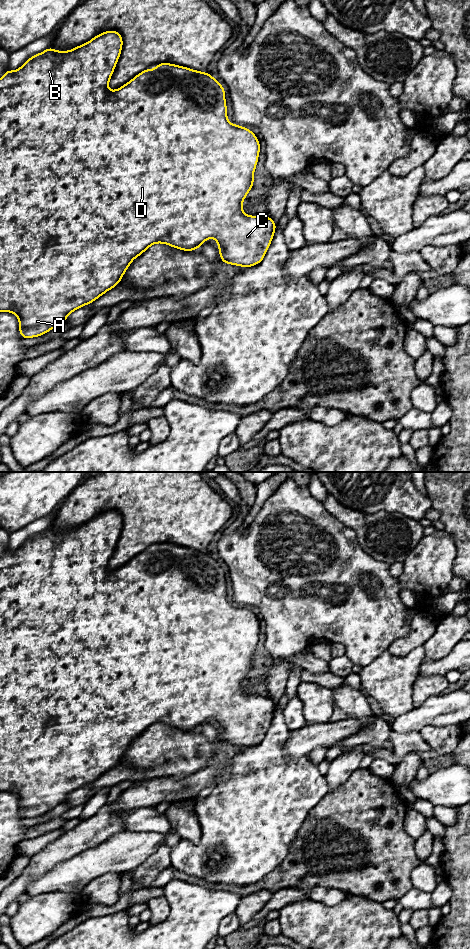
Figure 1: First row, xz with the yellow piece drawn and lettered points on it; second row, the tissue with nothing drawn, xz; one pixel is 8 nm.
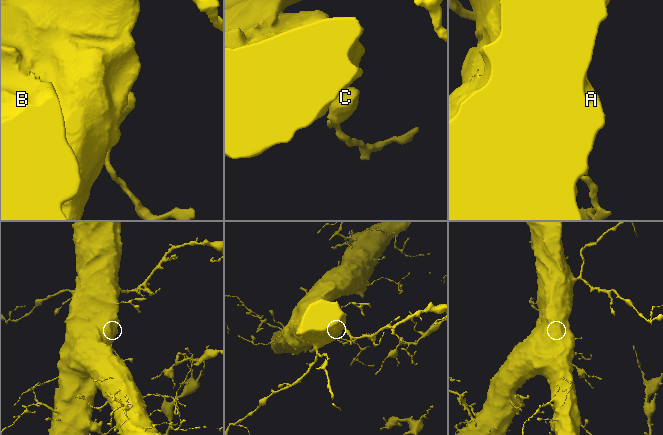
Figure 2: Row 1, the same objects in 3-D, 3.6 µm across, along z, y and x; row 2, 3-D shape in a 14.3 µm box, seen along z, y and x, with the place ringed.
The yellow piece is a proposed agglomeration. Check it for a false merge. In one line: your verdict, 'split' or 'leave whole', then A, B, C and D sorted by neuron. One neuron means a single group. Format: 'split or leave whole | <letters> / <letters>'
leave whole | A B C D

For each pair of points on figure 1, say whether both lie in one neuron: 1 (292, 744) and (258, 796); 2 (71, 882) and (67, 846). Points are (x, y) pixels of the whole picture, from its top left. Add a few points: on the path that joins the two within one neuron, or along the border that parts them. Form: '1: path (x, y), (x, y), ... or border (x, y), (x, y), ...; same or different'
1: border (288, 730), (283, 745), (286, 755), (306, 758); different
2: border (89, 848), (64, 859), (48, 872); different

